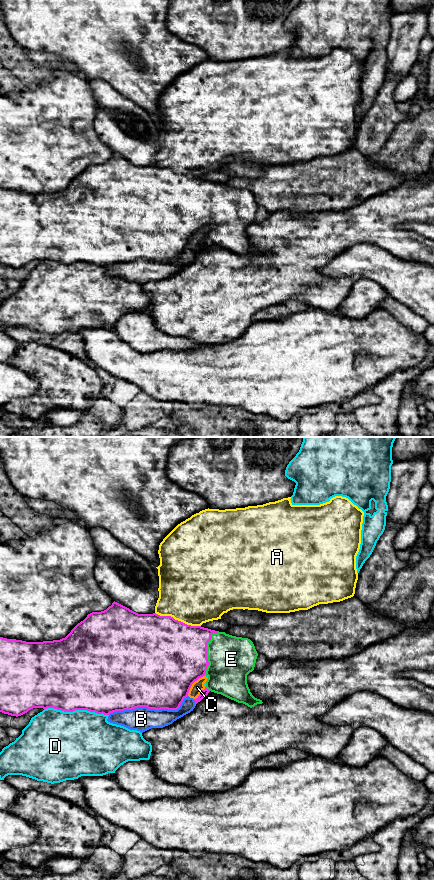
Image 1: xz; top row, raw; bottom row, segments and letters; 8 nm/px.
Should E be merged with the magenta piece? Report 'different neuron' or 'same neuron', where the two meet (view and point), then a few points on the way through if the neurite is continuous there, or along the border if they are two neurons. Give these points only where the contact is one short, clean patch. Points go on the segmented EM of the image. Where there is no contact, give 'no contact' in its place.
same neuron; meets magenta in xz at (206, 651)

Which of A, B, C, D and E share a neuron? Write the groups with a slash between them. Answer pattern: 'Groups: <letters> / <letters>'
Groups: A / B C D / E

